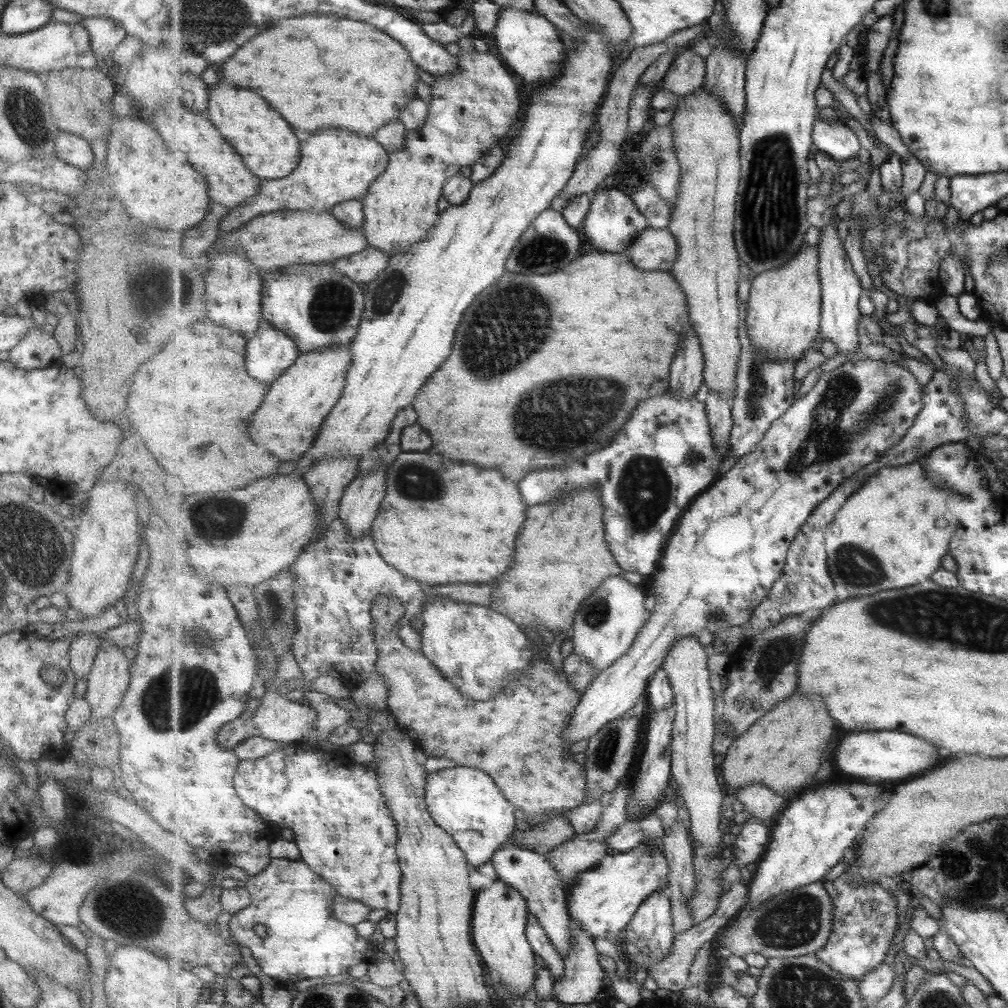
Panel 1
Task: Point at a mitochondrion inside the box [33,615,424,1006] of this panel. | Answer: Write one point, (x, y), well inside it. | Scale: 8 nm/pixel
(170, 703)

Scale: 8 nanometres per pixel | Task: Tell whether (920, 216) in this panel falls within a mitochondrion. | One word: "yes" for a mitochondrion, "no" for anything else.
no

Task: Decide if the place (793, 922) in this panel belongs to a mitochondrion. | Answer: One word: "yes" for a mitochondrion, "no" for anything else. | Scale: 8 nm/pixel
yes

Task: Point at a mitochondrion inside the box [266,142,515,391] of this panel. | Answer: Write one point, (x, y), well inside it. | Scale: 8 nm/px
(330, 309)

